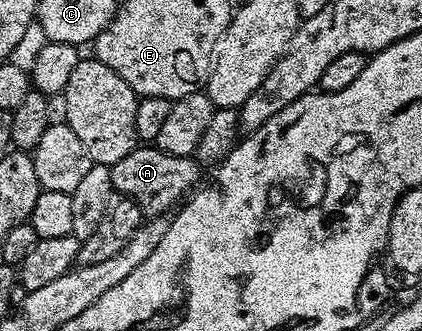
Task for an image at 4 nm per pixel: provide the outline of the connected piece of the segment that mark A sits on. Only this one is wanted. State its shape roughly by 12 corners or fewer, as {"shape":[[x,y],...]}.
{"shape":[[138,146],[110,164],[114,193],[164,216],[198,187],[193,156]]}

